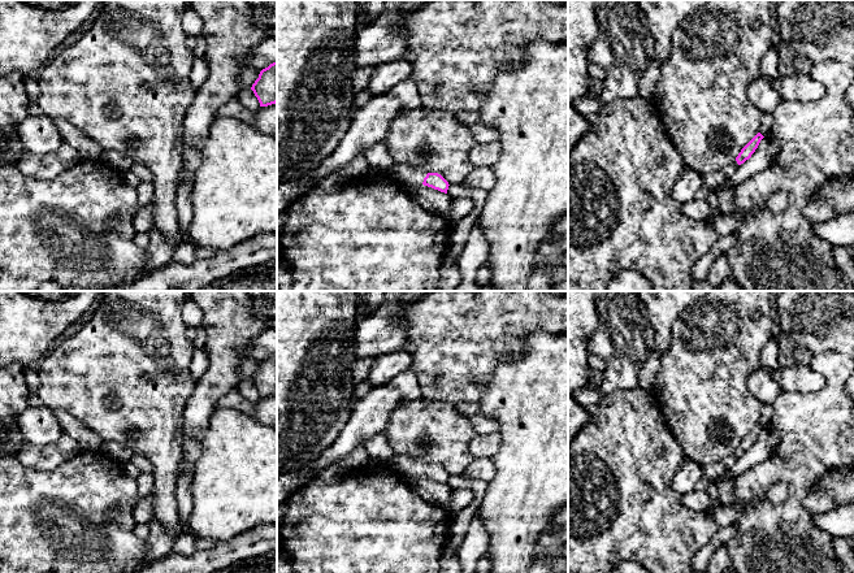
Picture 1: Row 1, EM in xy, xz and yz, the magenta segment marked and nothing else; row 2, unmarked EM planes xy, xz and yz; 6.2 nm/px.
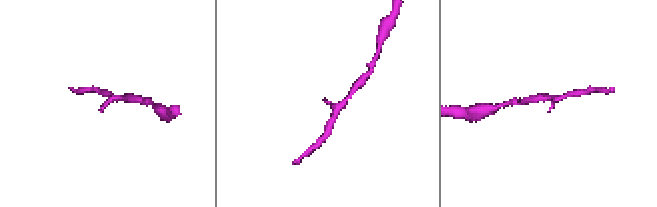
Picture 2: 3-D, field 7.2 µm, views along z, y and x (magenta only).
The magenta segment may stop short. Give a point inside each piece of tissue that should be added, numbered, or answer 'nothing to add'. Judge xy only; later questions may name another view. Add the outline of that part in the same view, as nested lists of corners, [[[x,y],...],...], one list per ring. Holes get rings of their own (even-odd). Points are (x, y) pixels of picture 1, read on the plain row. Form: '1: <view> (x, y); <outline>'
nothing to add

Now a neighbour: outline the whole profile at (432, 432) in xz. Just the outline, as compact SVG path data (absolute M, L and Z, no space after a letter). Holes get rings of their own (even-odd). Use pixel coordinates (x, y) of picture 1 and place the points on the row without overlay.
M424 398L409 401L393 411L382 433L387 437L394 455L407 453L415 460L438 464L448 476L463 474L476 459L468 448L474 435L469 417L459 413L452 403L430 401Z

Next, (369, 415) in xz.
M404 370L382 386L372 386L368 394L357 398L348 422L338 438L311 461L316 472L347 456L359 444L382 433L393 411L422 398L415 372Z

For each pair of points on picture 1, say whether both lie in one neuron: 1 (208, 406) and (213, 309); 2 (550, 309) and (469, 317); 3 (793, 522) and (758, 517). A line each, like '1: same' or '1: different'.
1: same
2: same
3: same

